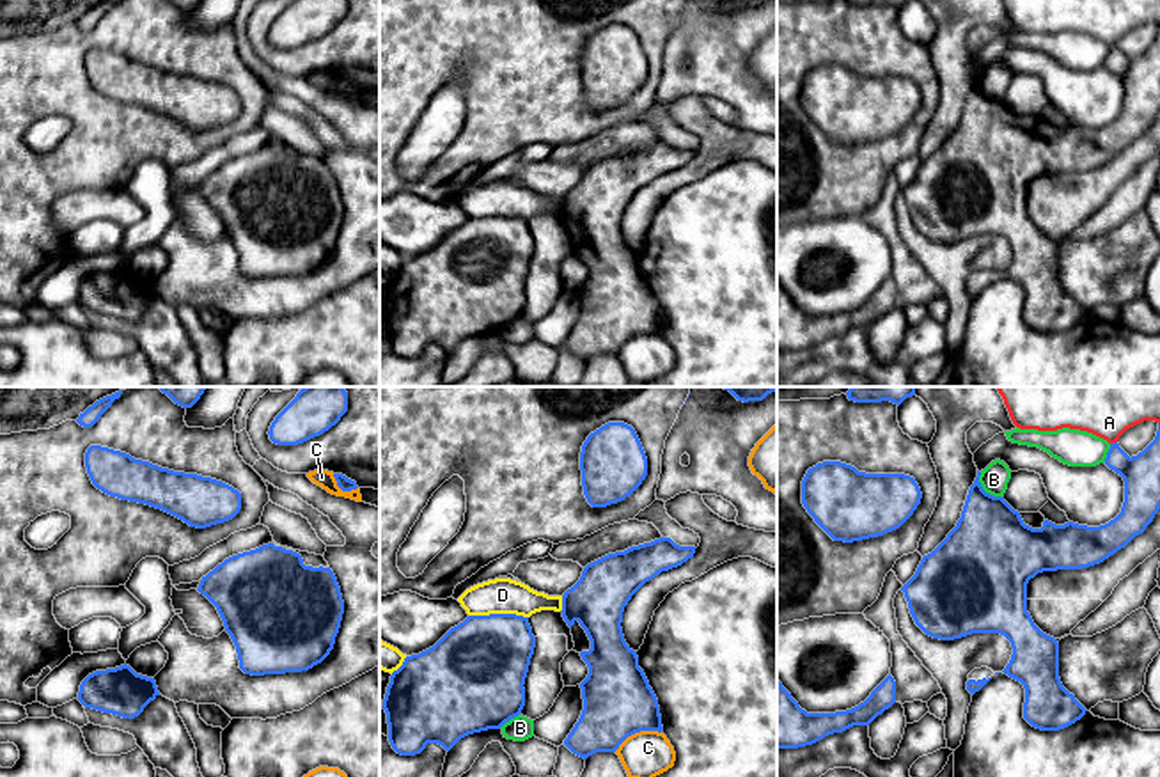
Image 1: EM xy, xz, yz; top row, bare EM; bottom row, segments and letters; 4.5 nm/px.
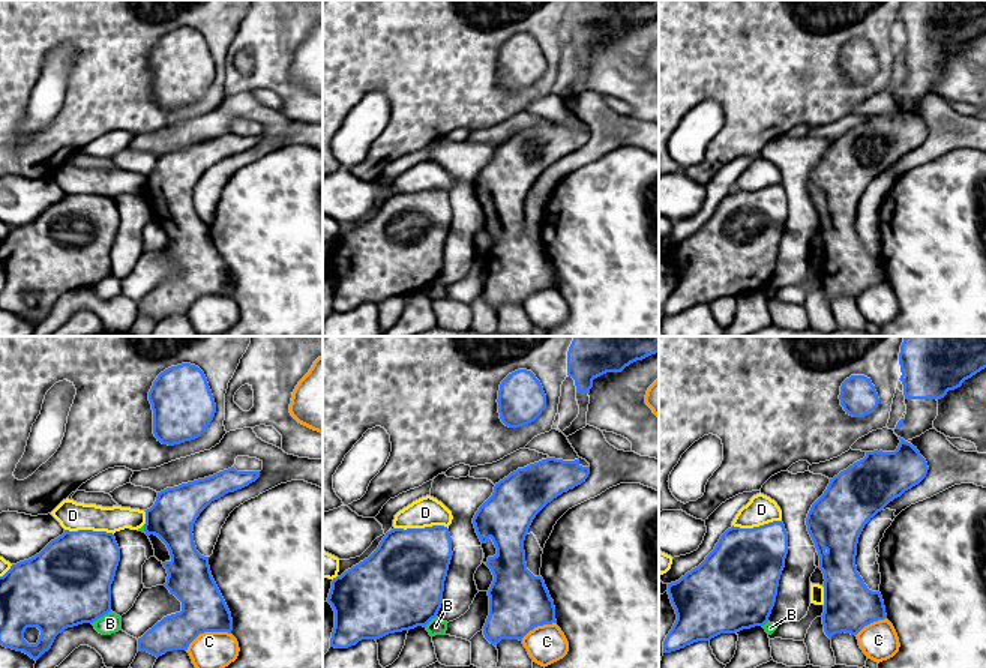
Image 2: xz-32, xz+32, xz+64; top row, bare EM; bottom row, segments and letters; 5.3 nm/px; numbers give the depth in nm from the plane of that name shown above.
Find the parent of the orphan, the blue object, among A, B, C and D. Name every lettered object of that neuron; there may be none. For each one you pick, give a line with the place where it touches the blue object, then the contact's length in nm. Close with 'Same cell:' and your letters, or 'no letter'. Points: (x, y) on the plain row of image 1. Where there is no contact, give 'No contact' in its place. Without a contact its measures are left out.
Same cell: no letter

